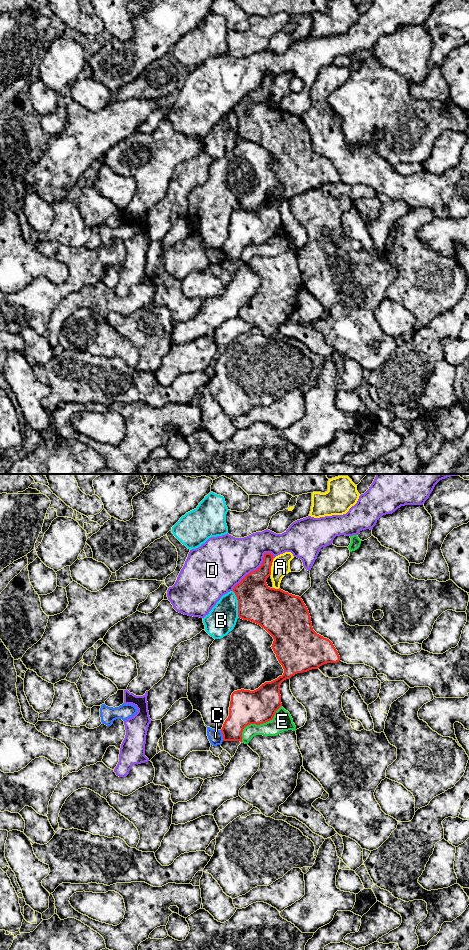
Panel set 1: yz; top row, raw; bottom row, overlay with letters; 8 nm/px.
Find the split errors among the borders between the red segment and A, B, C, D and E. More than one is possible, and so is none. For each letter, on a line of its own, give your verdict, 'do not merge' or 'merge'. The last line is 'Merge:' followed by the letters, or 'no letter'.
A: do not merge
B: do not merge
C: do not merge
D: do not merge
E: do not merge
Merge: no letter

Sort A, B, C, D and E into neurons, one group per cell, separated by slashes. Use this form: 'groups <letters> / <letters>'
groups A / B / C / D / E

